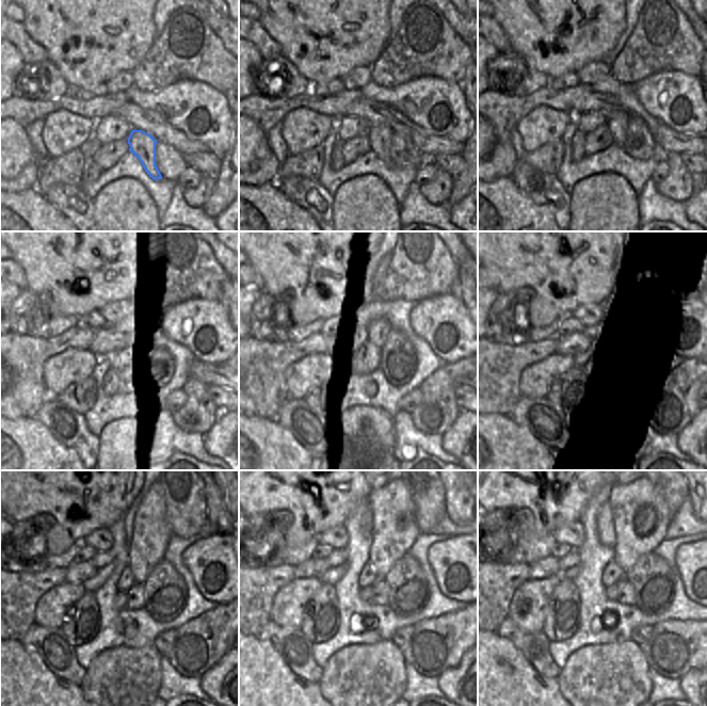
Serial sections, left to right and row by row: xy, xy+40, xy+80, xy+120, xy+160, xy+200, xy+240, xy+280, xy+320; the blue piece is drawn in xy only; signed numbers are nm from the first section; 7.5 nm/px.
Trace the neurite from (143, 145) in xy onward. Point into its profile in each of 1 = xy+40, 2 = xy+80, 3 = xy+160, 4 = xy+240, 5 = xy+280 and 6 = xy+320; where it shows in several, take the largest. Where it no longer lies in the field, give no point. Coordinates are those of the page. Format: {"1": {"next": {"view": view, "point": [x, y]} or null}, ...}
{"1": {"next": {"view": "xy+40", "point": [380, 137]}}, "2": {"next": {"view": "xy+80", "point": [617, 122]}}, "3": {"next": {"view": "xy+160", "point": [378, 330]}}, "4": {"next": {"view": "xy+240", "point": [150, 532]}}, "5": {"next": {"view": "xy+280", "point": [394, 530]}}, "6": {"next": {"view": "xy+320", "point": [641, 515]}}}

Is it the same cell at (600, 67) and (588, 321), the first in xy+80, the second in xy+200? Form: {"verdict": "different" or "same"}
{"verdict": "different"}

